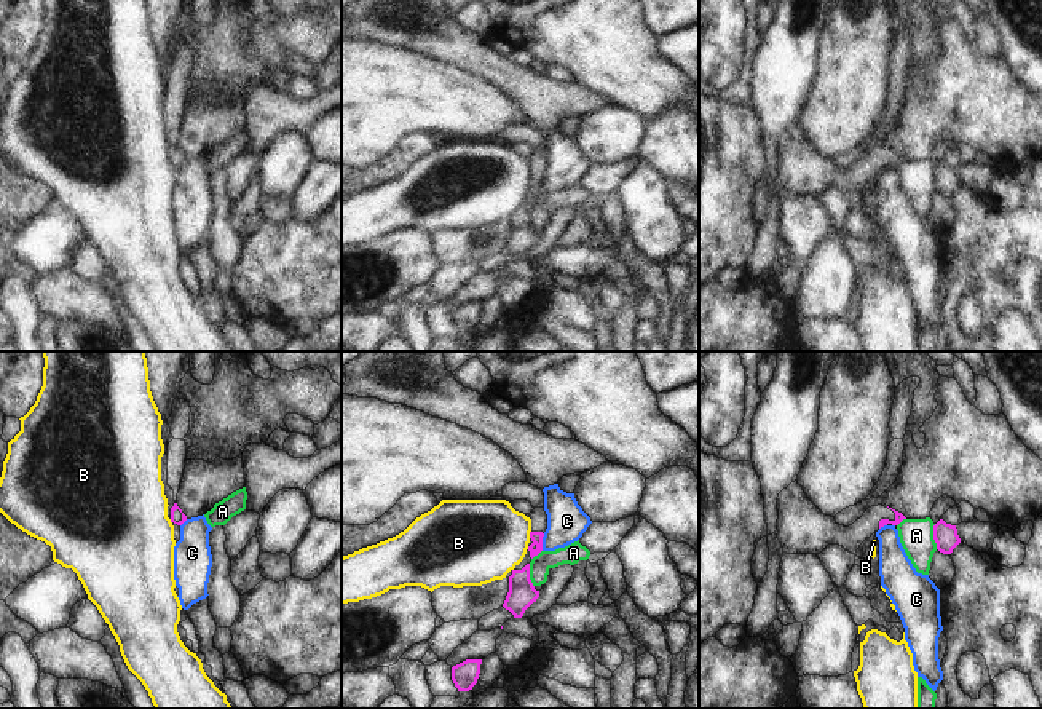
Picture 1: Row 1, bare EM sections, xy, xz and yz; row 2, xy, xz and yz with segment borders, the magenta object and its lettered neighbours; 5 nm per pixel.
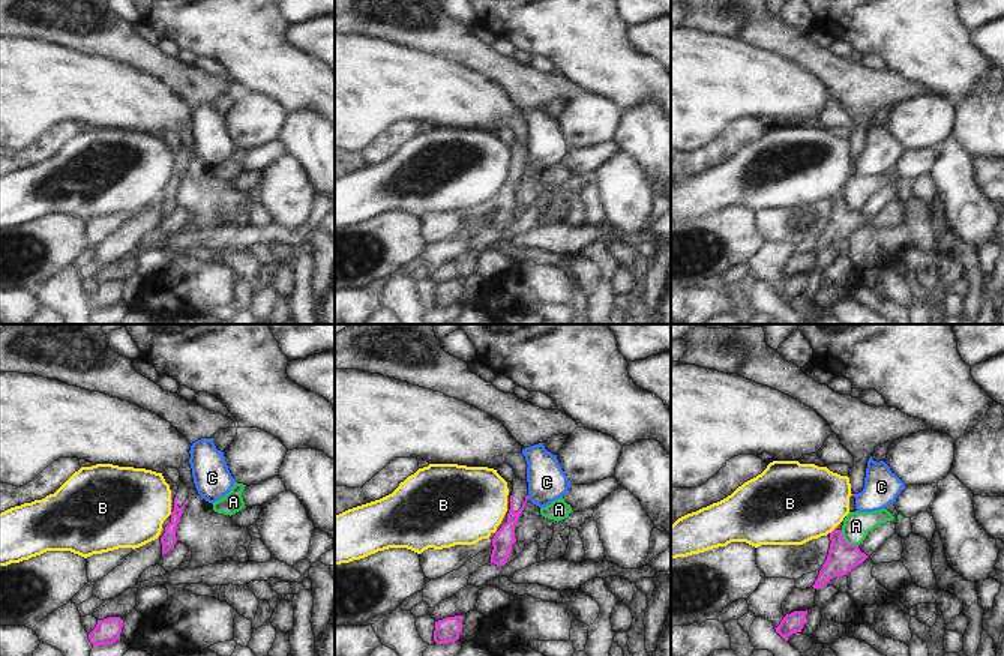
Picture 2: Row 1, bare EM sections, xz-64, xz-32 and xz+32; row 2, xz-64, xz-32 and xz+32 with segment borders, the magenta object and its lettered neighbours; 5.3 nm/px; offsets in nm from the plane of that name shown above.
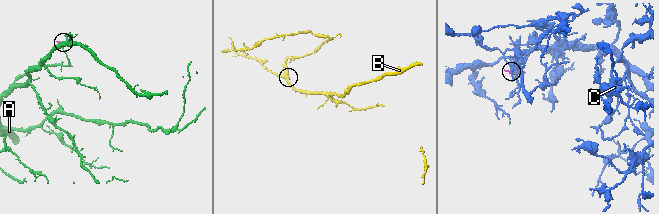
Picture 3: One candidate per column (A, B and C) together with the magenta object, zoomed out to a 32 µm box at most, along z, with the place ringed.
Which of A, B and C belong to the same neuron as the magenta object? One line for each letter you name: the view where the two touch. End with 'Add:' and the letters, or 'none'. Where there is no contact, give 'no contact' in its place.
Add: none

